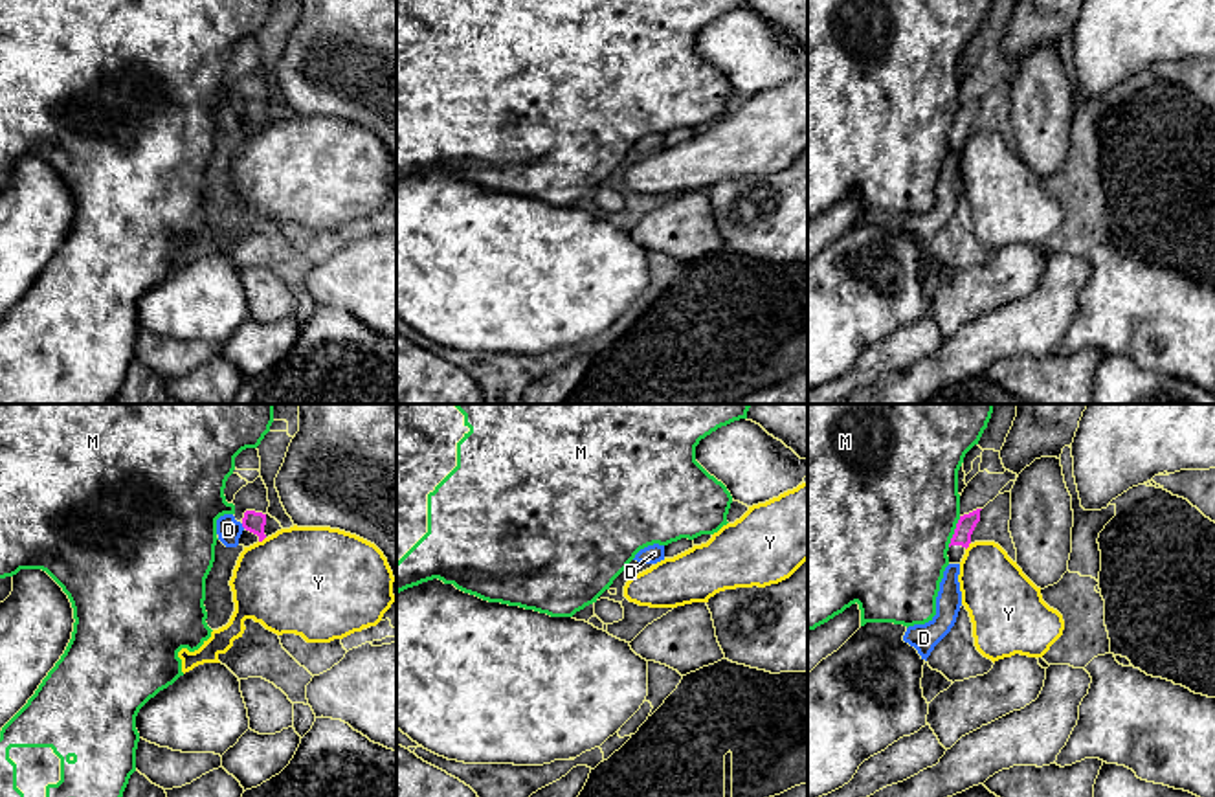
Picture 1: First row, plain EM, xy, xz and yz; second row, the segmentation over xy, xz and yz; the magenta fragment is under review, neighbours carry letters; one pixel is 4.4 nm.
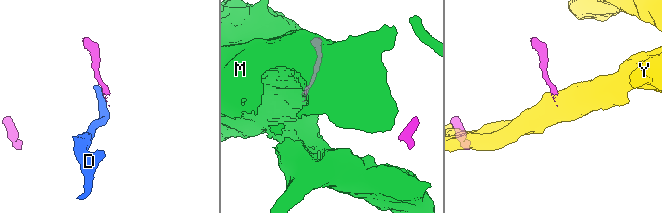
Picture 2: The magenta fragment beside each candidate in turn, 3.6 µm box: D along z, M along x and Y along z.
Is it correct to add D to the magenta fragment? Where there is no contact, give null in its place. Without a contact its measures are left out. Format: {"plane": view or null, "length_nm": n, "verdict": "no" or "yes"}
{"plane": "xy", "length_nm": 30, "verdict": "no"}

